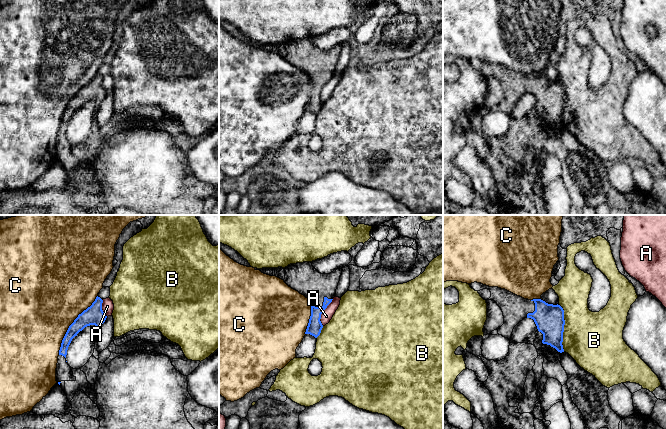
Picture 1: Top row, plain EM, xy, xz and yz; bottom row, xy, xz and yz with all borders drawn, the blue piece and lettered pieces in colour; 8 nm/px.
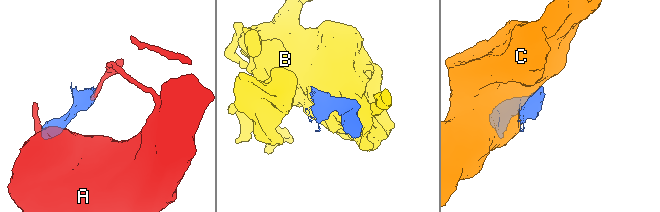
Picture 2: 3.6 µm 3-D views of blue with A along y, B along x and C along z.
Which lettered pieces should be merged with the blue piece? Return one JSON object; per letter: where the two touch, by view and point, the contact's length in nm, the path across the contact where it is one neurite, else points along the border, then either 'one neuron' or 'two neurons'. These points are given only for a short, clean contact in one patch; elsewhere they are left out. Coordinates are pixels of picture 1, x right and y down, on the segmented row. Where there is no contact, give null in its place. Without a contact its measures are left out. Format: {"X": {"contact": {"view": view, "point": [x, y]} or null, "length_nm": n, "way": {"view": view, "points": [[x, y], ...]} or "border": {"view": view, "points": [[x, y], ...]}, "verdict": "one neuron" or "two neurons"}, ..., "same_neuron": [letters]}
{"A": {"contact": {"view": "xz", "point": [323, 311]}, "length_nm": 240, "border": {"view": "xz", "points": [[333, 299], [321, 314], [320, 322], [322, 325]]}, "verdict": "two neurons"}, "B": {"contact": {"view": "yz", "point": [563, 327]}, "length_nm": 380, "verdict": "two neurons"}, "C": {"contact": {"view": "xy", "point": [71, 324]}, "length_nm": 550, "verdict": "two neurons"}, "same_neuron": []}

